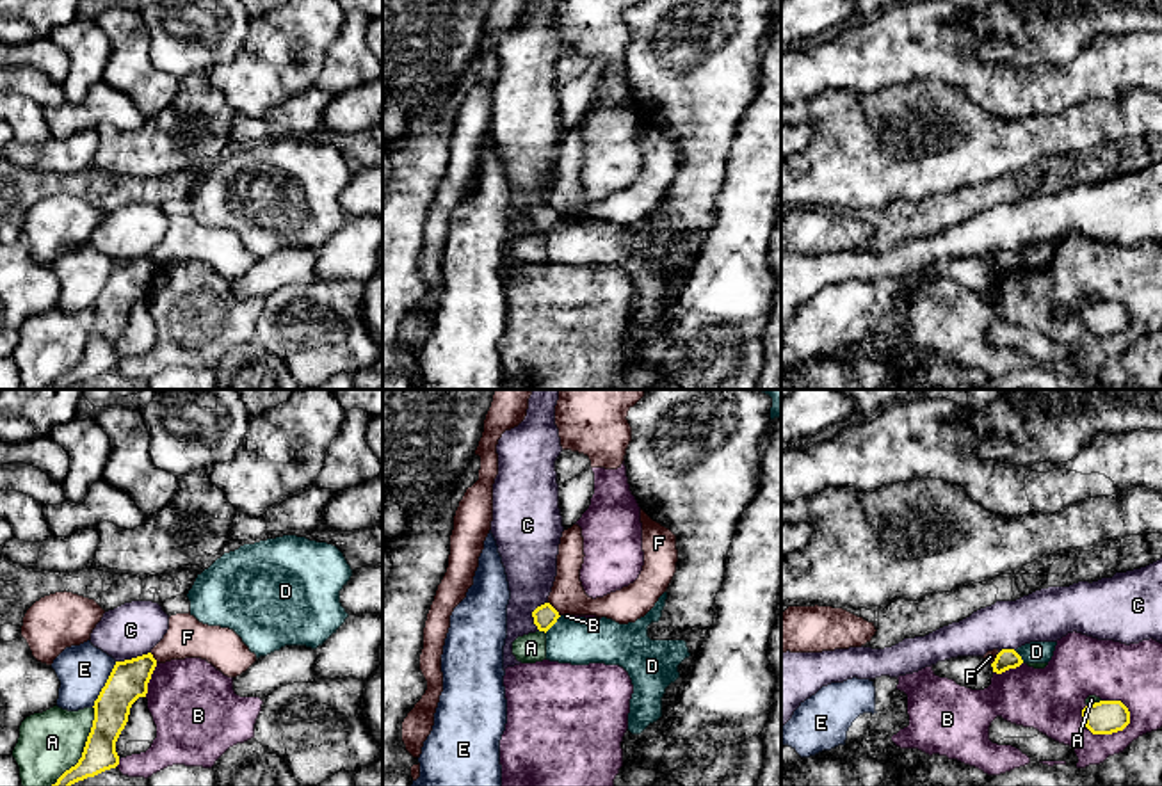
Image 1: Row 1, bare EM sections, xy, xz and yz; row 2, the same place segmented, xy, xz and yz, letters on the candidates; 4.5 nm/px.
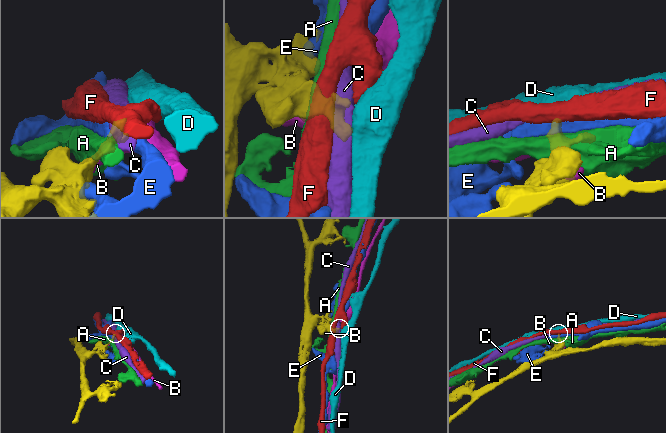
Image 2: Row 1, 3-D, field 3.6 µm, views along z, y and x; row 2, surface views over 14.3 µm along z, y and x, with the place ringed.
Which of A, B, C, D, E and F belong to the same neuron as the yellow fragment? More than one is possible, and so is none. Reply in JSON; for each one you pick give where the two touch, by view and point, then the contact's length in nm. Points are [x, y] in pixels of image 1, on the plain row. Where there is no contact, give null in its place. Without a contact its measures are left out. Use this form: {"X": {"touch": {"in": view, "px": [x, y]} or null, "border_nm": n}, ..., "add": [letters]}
{"add": []}

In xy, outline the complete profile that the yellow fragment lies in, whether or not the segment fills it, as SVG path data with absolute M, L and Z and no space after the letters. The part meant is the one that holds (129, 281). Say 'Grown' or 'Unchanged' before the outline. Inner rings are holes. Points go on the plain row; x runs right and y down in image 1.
Unchanged. M151 254L116 263L94 302L94 322L82 359L50 389L69 389L119 366L116 343L128 324L132 306L139 299L146 299L155 269L157 261Z

